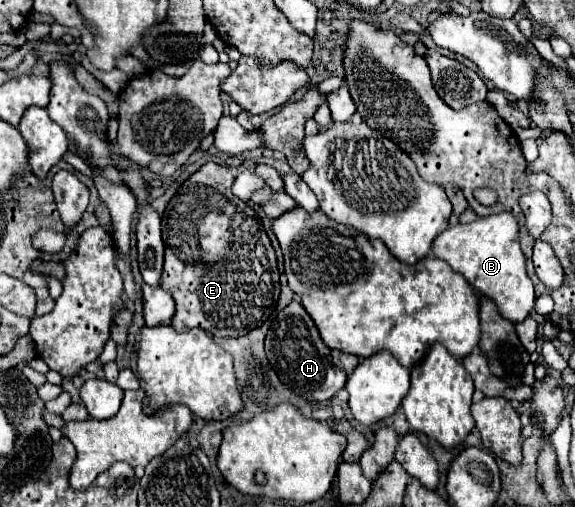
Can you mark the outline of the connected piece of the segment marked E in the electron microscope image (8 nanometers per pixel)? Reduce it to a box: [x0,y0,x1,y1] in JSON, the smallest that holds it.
[161,162,281,338]

